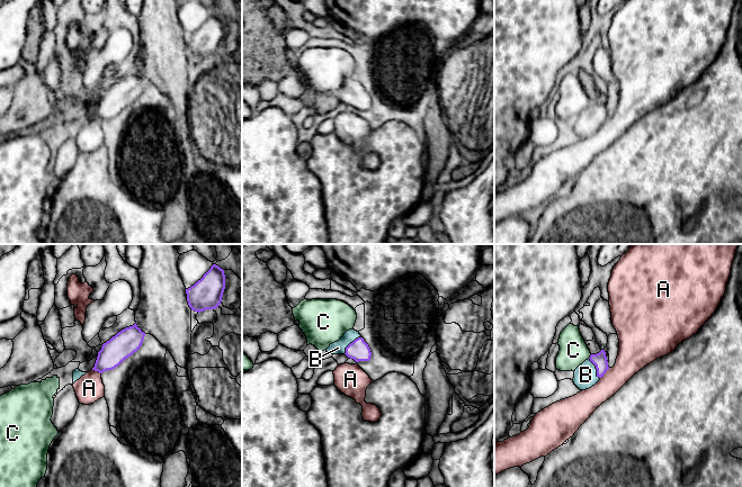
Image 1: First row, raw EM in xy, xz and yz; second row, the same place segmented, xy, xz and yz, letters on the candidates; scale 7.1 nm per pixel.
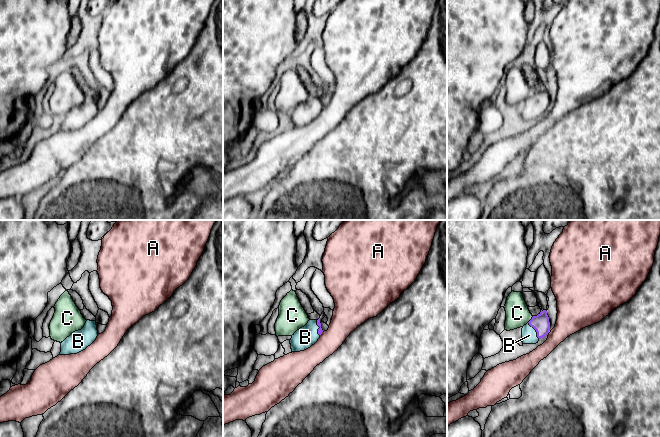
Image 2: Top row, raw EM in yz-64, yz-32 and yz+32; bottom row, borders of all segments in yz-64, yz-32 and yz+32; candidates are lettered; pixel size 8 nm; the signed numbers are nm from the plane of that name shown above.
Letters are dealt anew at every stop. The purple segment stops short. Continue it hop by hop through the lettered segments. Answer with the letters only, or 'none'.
B

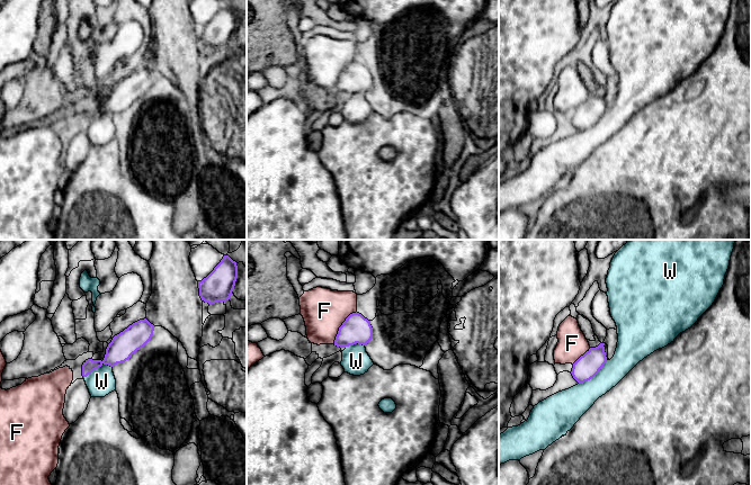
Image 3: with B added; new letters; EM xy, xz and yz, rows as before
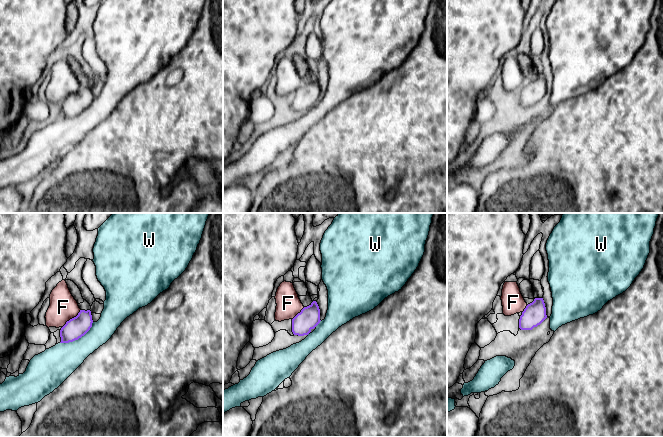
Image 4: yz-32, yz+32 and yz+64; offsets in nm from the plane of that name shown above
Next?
none

